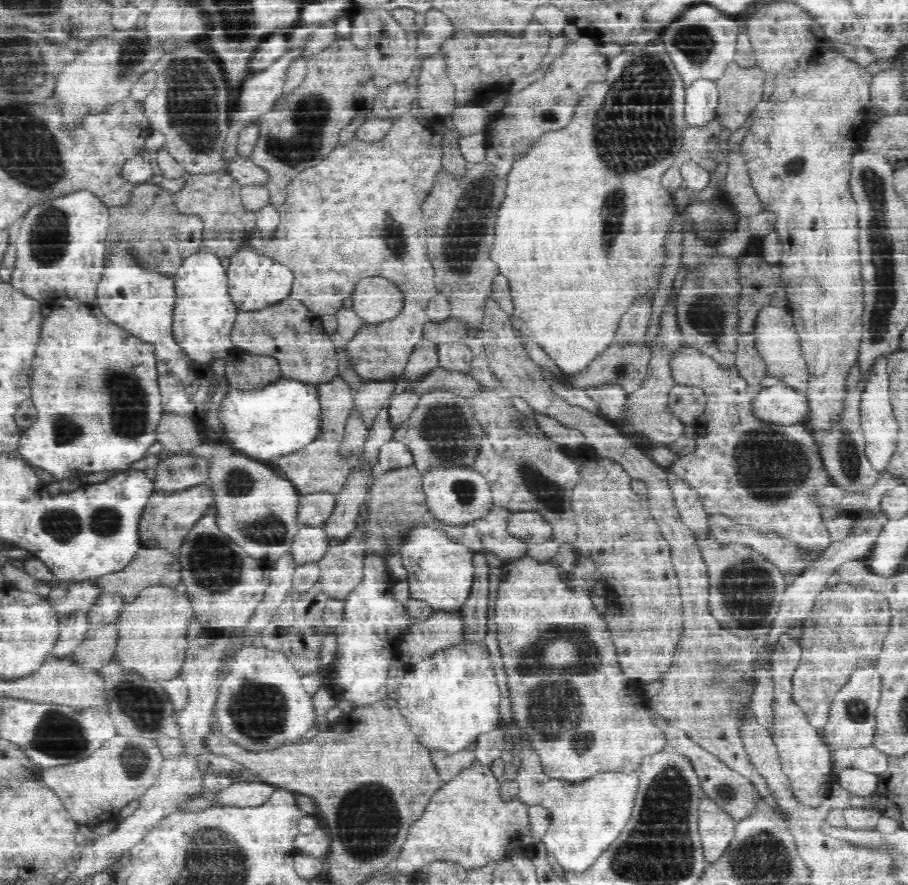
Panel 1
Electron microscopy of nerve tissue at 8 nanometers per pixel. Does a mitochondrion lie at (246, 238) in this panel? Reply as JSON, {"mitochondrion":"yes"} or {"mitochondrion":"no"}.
{"mitochondrion":"no"}

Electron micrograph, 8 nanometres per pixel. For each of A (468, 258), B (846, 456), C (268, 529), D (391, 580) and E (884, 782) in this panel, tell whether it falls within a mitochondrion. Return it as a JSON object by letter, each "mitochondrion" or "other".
{"A":"mitochondrion","B":"mitochondrion","C":"mitochondrion","D":"other","E":"other"}

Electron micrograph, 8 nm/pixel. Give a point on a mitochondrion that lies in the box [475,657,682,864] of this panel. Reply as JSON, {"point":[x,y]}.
{"point":[585,732]}

